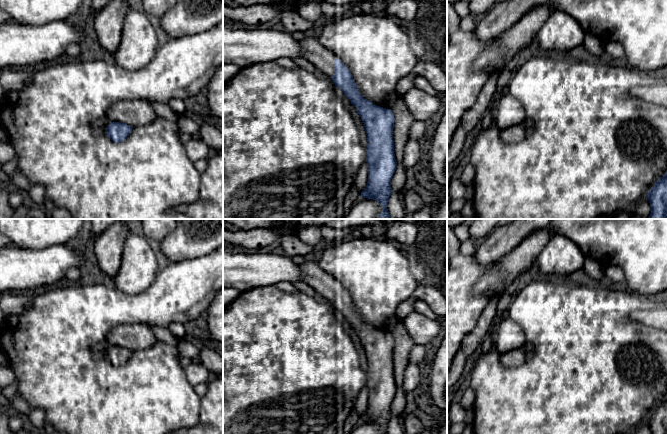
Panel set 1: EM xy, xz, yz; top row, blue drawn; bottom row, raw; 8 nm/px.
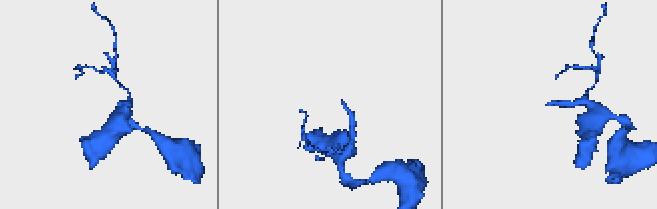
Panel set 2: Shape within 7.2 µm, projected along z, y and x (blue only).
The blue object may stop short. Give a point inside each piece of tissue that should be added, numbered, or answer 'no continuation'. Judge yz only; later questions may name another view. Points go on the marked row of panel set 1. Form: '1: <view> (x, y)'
no continuation

